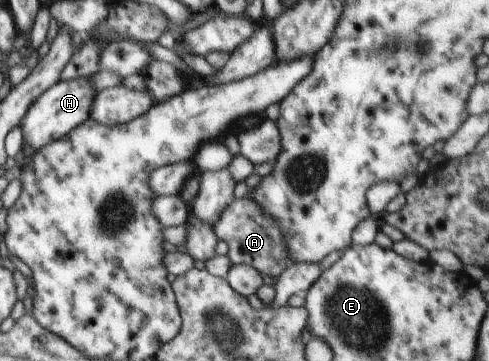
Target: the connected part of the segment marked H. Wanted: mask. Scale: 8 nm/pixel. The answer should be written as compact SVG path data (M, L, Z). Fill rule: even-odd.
M81 77L69 80L59 80L51 88L48 88L39 98L36 98L22 118L19 127L23 133L22 150L27 155L26 162L32 154L42 146L60 139L80 124L89 119L92 102L95 100L96 91L89 77Z

